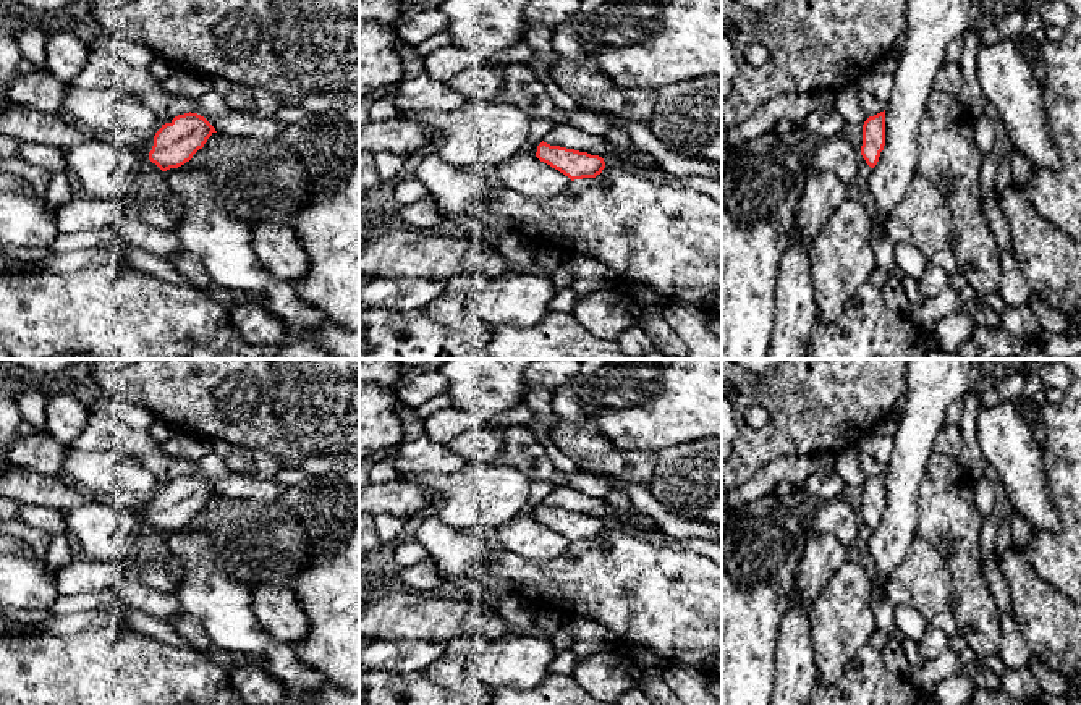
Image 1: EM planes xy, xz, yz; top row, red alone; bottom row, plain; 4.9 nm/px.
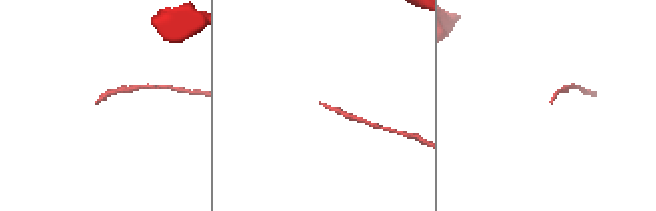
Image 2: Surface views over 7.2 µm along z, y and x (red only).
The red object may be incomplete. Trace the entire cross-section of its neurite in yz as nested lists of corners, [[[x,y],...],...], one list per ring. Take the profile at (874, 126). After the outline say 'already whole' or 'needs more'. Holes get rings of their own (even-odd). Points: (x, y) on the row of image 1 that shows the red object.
[[[885,110],[869,116],[863,125],[861,155],[874,168],[885,146]]] | already whole

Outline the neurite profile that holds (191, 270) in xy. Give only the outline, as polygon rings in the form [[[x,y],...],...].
[[[186,249],[173,252],[167,262],[175,267],[175,270],[181,275],[186,283],[204,293],[215,285],[206,272],[204,265]]]

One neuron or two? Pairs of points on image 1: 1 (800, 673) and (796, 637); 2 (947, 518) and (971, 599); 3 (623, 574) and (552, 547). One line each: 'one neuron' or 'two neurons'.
1: one neuron
2: one neuron
3: two neurons

